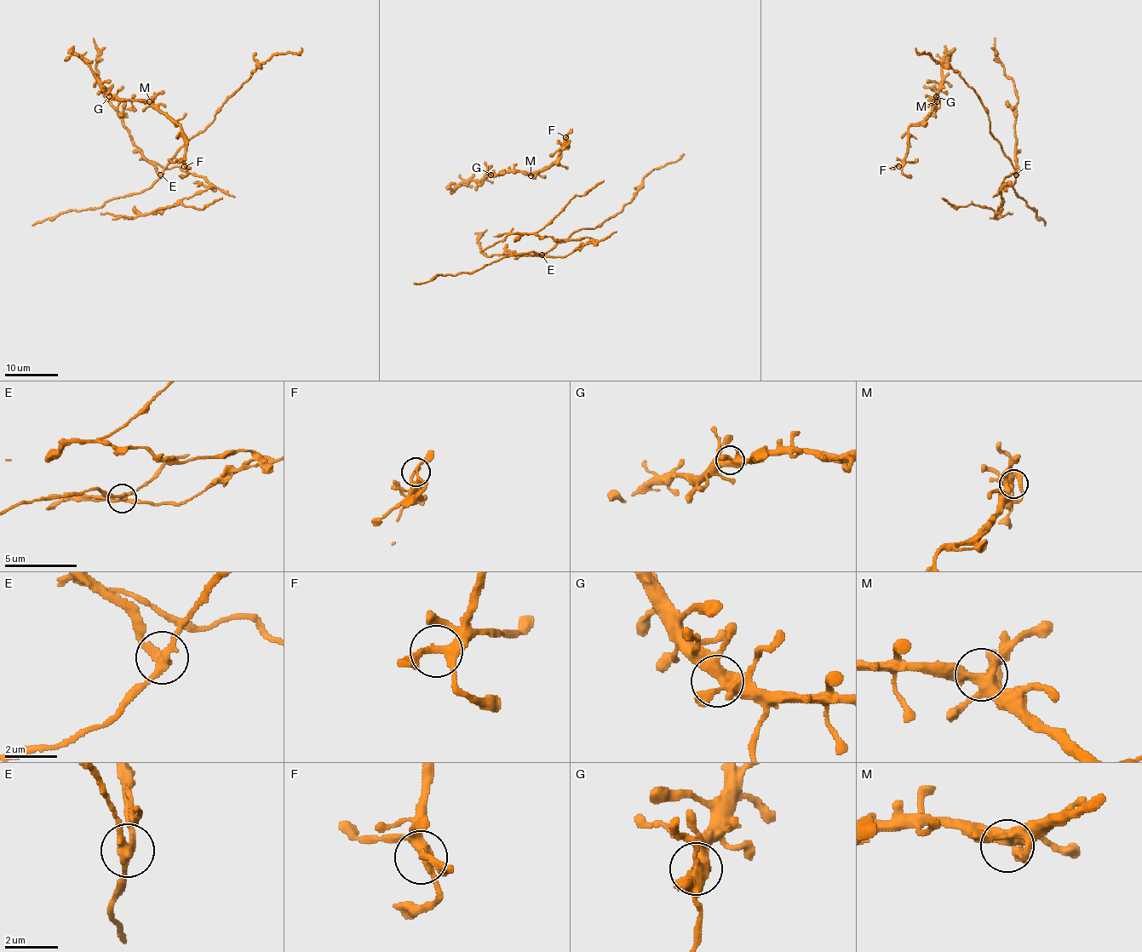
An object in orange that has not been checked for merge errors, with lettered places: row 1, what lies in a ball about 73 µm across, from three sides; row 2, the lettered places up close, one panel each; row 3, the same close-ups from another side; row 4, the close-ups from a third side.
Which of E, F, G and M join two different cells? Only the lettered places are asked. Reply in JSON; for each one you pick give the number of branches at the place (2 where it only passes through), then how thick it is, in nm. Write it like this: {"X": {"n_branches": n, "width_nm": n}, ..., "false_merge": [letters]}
{"E": {"n_branches": 3, "width_nm": 280}, "false_merge": ["E"]}

